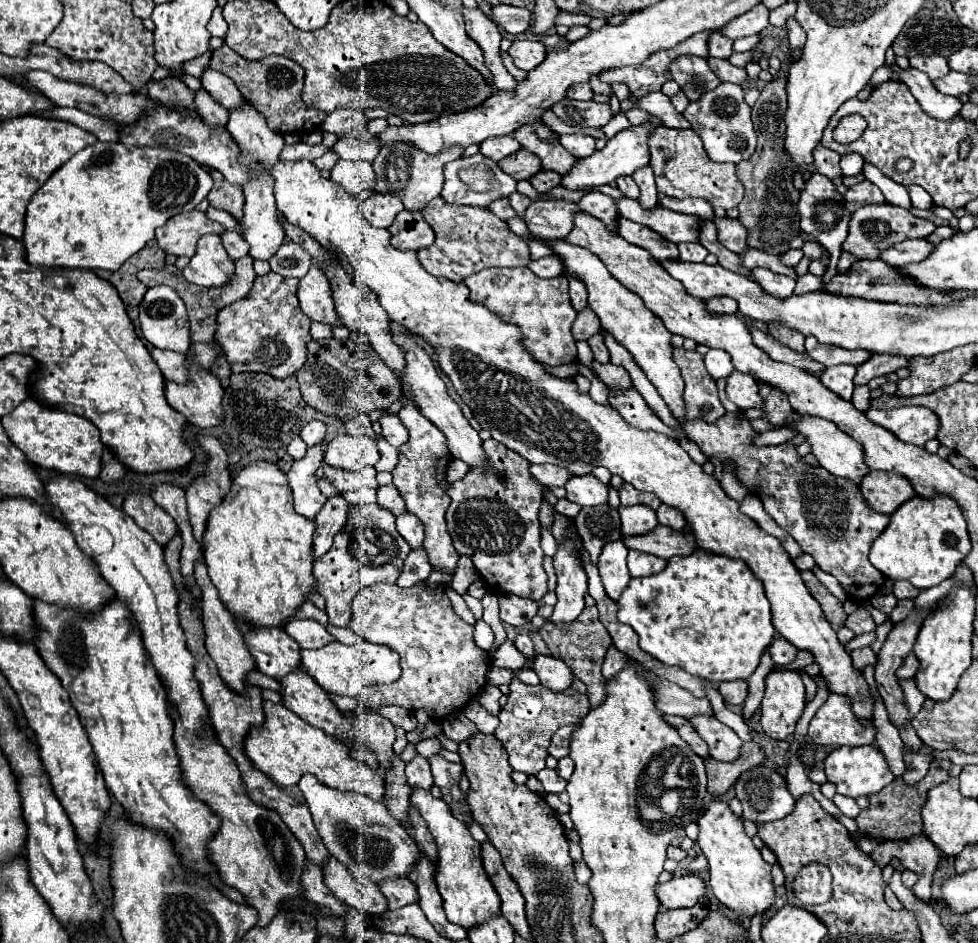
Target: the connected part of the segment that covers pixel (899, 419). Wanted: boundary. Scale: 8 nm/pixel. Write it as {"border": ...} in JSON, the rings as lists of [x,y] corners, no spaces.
{"border":[[[907,405],[907,407],[899,407],[899,409],[889,409],[889,411],[871,407],[867,411],[867,417],[873,423],[895,433],[901,441],[921,445],[921,447],[929,439],[935,439],[937,431],[941,427],[937,415],[921,405]]]}

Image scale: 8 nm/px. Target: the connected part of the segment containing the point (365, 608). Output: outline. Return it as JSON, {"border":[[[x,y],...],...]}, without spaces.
{"border":[[[423,581],[413,589],[383,583],[365,587],[353,601],[353,621],[349,627],[371,643],[393,647],[401,657],[403,671],[395,683],[365,687],[359,693],[357,699],[367,709],[399,705],[413,711],[423,707],[431,719],[441,721],[463,709],[487,683],[489,655],[473,641],[475,627],[453,611],[443,583],[429,585]]]}

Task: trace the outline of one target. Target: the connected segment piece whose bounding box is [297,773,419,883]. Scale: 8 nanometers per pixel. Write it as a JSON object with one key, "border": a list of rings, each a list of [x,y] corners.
{"border":[[[305,773],[297,785],[305,795],[305,801],[311,809],[315,827],[317,827],[327,851],[335,859],[339,859],[343,865],[347,865],[347,869],[355,877],[365,877],[365,879],[371,879],[377,883],[381,879],[407,875],[411,871],[411,865],[419,859],[419,847],[413,843],[413,839],[409,839],[409,833],[401,827],[401,823],[397,823],[389,815],[389,811],[385,811],[383,801],[373,801],[373,799],[369,799],[361,793],[355,793],[355,791],[337,791],[337,789],[325,787],[315,775],[309,775],[309,773]]]}

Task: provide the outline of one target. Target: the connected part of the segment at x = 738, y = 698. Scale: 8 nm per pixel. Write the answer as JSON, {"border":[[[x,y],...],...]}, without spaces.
{"border":[[[727,681],[719,685],[719,693],[723,695],[727,705],[741,705],[747,697],[747,683],[745,681]]]}

